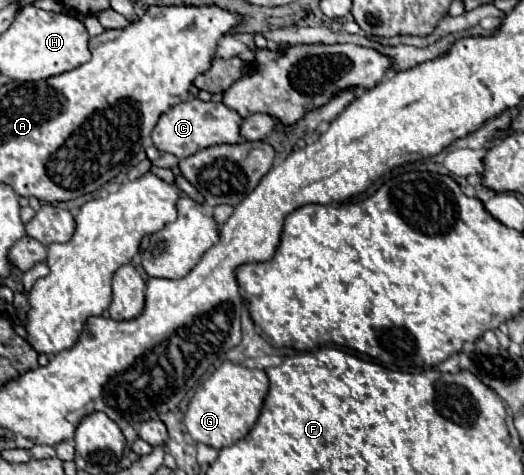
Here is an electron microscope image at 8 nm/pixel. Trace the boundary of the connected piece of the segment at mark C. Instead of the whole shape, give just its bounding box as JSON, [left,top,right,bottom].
[152,98,244,158]

